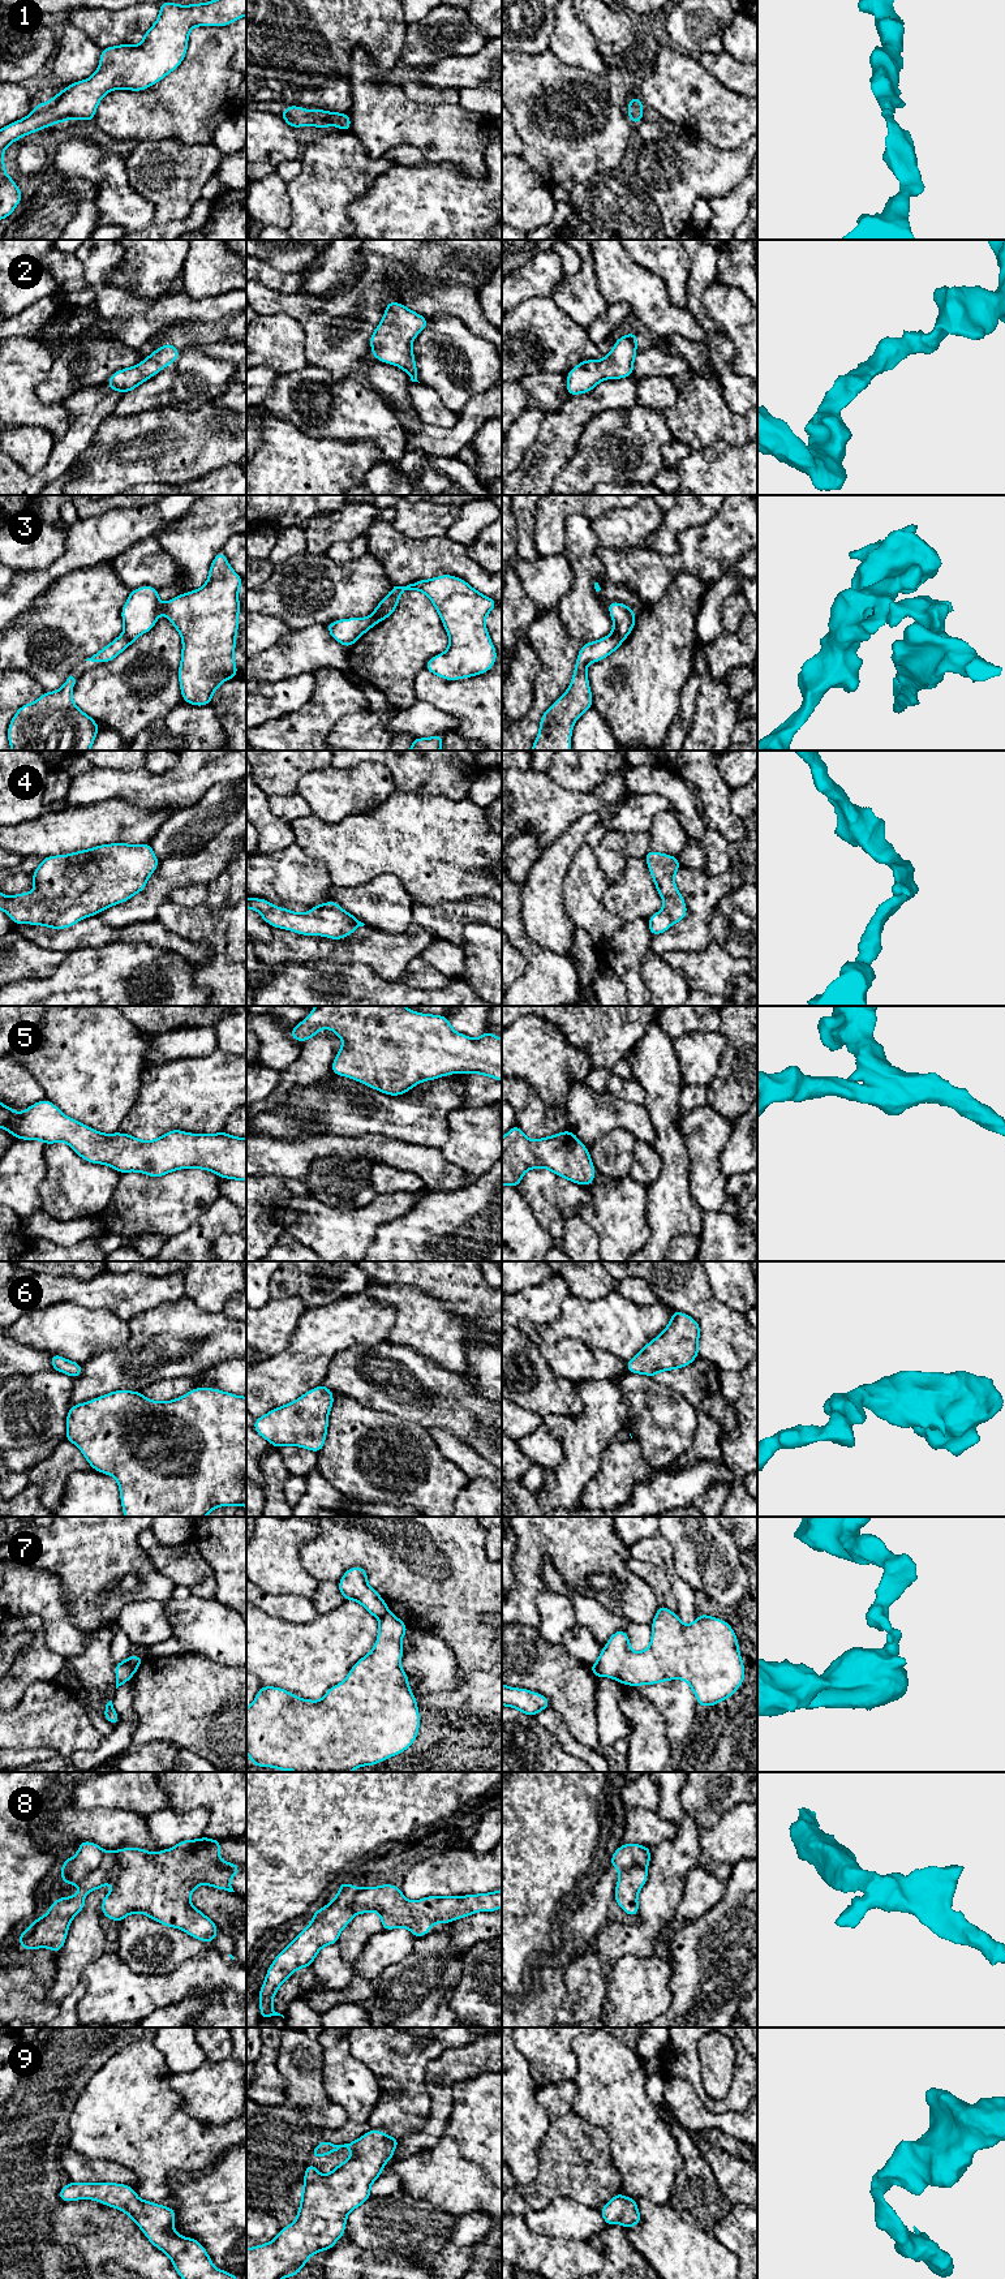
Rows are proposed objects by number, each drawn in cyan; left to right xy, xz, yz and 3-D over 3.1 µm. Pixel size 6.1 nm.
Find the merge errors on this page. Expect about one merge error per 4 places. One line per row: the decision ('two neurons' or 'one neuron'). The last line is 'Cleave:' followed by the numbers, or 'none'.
1: one neuron
2: one neuron
3: two neurons
4: one neuron
5: one neuron
6: one neuron
7: two neurons
8: two neurons
9: one neuron
Cleave: 3, 7, 8

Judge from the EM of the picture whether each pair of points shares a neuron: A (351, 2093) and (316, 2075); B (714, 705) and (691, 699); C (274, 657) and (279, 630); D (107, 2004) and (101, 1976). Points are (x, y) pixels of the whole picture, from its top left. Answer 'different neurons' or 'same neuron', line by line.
A: different neurons
B: different neurons
C: different neurons
D: same neuron

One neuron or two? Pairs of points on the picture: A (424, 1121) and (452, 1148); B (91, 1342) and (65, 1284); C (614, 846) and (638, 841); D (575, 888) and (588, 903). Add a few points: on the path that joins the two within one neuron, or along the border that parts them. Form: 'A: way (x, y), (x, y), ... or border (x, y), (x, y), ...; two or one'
A: border (451, 1112), (447, 1117), (447, 1140), (441, 1148); two
B: border (47, 1304), (77, 1303), (89, 1308), (104, 1308); two
C: way (619, 845), (632, 843); one
D: way (579, 891), (584, 899); one

